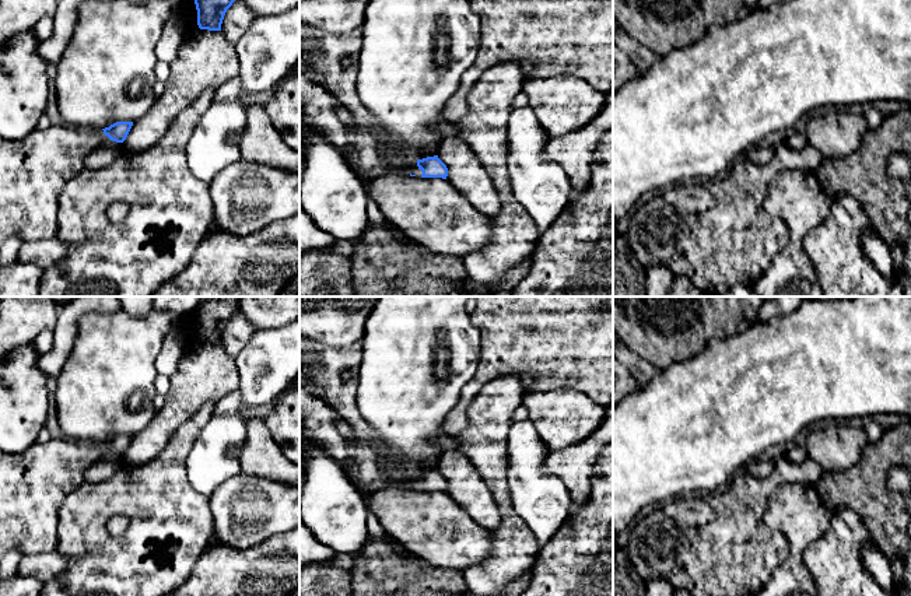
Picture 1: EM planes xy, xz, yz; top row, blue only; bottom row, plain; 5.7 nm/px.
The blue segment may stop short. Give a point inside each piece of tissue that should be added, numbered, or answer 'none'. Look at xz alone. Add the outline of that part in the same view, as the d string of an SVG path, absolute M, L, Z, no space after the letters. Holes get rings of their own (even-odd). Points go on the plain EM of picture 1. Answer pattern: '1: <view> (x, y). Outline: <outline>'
1: xz (318, 419). Outline: M299 386L299 432L320 444L354 484L361 481L374 492L386 488L389 481L409 481L411 488L421 491L417 473L392 466L379 445L371 446L355 432L350 438L340 434L337 418L339 413L329 403Z

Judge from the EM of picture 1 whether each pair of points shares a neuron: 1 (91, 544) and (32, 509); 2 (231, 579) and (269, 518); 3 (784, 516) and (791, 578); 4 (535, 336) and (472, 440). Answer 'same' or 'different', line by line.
1: different
2: different
3: same
4: different

